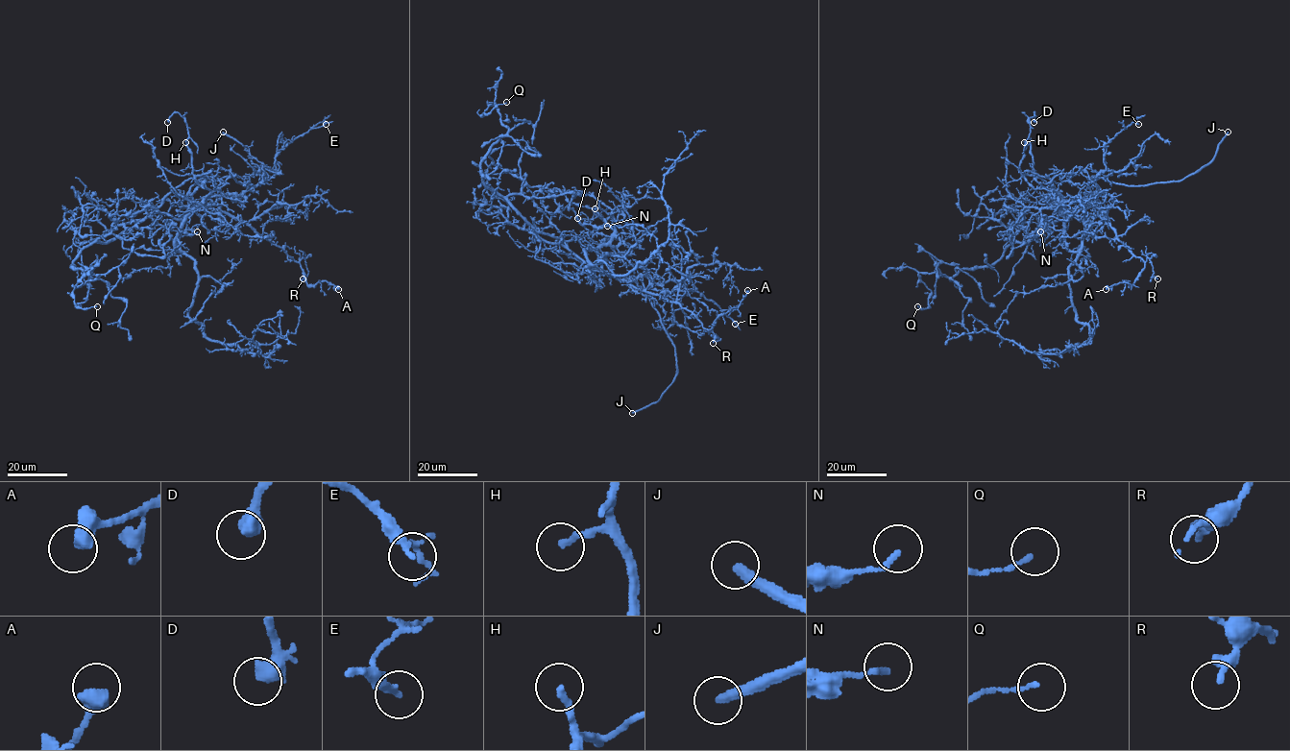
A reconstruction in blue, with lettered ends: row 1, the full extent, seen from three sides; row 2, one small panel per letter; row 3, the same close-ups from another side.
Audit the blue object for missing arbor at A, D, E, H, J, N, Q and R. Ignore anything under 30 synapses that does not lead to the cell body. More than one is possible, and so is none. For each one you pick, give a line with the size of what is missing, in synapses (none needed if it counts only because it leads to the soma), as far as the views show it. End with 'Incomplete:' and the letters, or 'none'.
H: Roughly 35 synapses
Incomplete: H, J

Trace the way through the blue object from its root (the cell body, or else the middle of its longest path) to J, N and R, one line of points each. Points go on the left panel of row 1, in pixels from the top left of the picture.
J: (180, 235), (193, 185), (228, 176), (248, 185), (266, 181), (248, 151), (223, 132)
N: (180, 235), (181, 221), (154, 208), (97, 239), (113, 234), (162, 257), (172, 228), (197, 231)
R: (180, 235), (181, 223), (195, 208), (216, 205), (246, 222), (296, 261), (303, 257), (308, 271), (303, 278)

